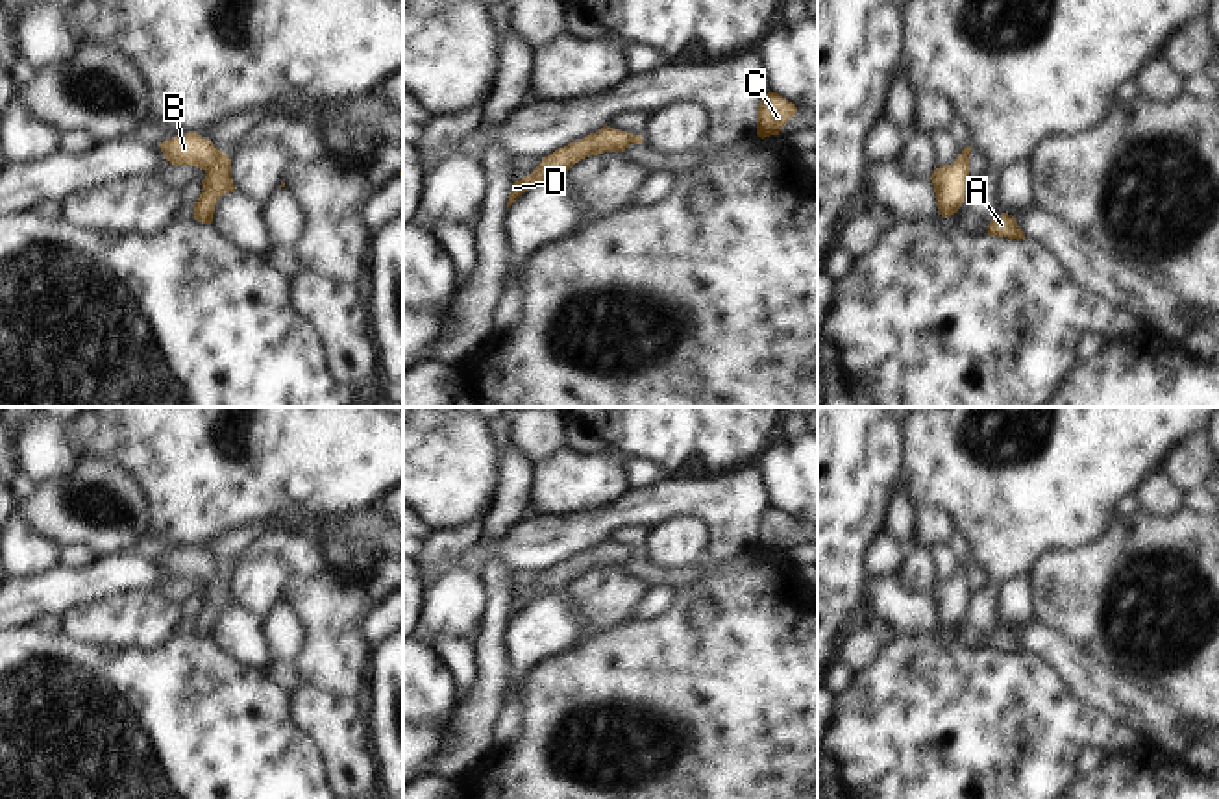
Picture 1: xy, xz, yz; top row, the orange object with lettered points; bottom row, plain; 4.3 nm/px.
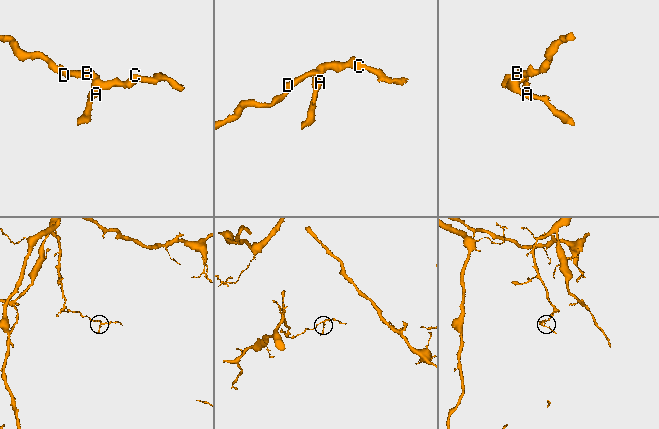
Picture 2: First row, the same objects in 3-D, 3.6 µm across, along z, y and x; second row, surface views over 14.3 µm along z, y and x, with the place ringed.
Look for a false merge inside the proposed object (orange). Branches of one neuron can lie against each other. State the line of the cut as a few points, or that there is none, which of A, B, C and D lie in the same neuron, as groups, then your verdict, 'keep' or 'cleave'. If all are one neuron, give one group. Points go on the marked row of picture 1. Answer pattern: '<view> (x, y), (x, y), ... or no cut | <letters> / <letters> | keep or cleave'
no cut | A B C D | keep

